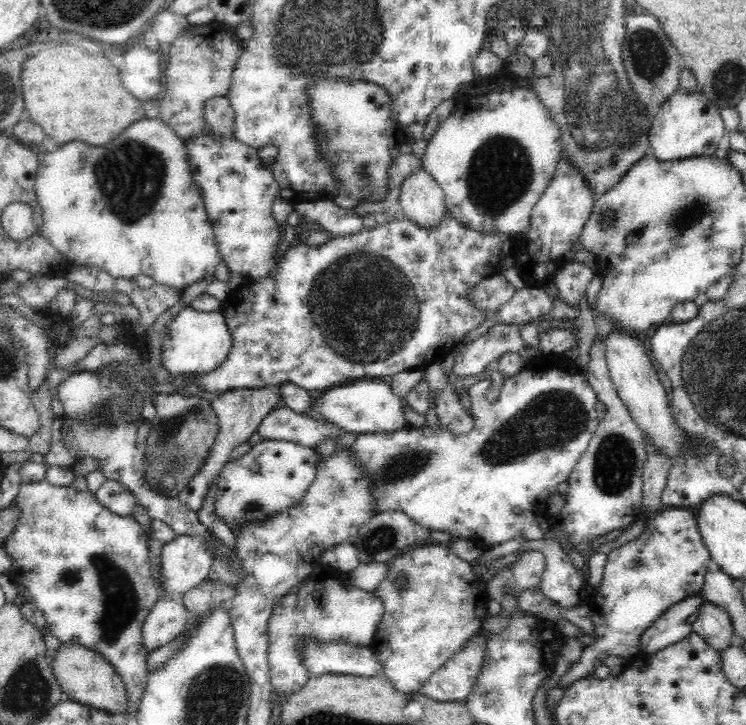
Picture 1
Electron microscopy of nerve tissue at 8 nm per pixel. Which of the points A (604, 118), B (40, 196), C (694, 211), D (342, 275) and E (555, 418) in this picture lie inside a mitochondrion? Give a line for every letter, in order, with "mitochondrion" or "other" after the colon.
A: mitochondrion
B: other
C: mitochondrion
D: mitochondrion
E: mitochondrion

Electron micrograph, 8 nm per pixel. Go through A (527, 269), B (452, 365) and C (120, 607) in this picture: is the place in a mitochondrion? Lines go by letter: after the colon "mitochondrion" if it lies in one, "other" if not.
A: other
B: other
C: mitochondrion

